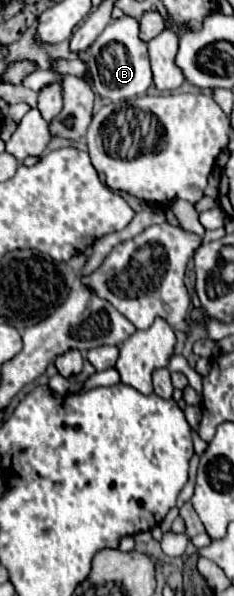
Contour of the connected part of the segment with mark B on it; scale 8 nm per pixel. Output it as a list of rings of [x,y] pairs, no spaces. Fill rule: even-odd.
[[[121,16],[117,20],[111,20],[111,24],[103,30],[103,34],[99,34],[99,38],[89,48],[87,64],[95,92],[113,102],[135,98],[153,84],[147,44],[139,38],[139,22],[133,16]]]

